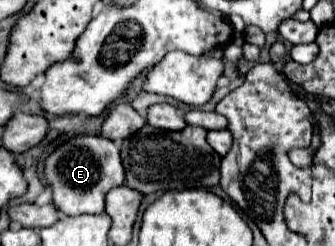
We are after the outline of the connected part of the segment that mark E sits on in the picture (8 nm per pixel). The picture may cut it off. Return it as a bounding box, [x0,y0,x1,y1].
[43,134,125,216]

